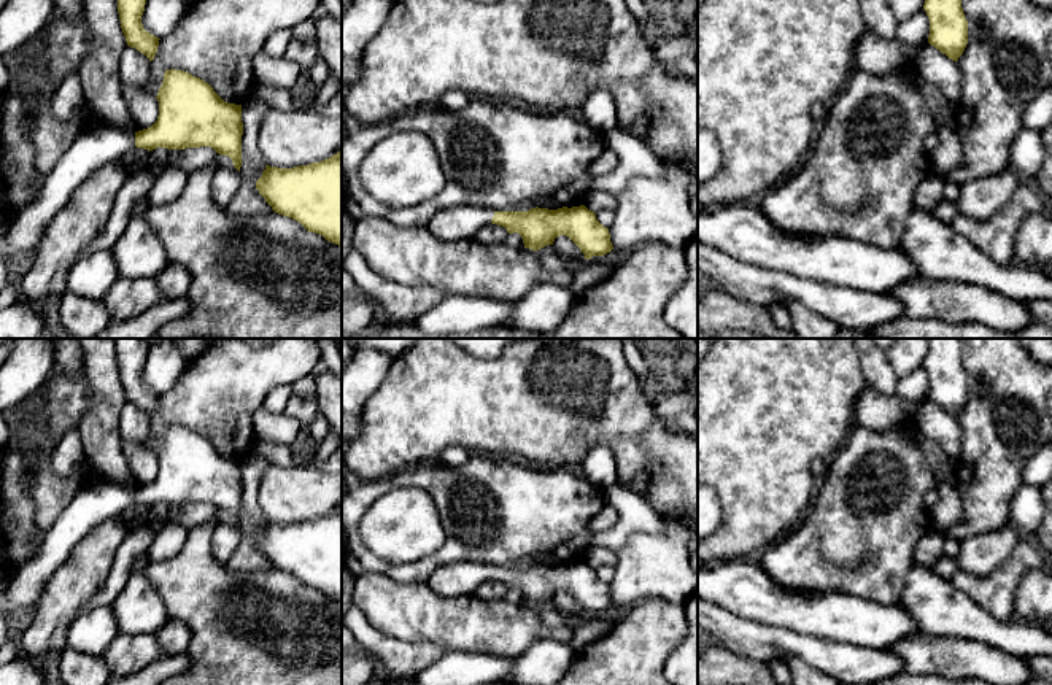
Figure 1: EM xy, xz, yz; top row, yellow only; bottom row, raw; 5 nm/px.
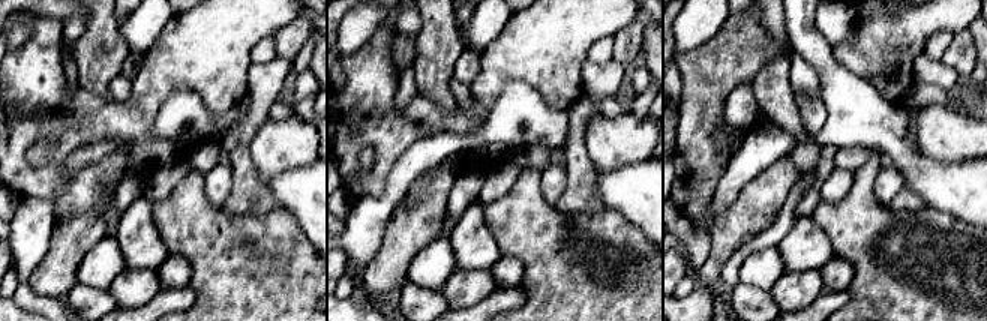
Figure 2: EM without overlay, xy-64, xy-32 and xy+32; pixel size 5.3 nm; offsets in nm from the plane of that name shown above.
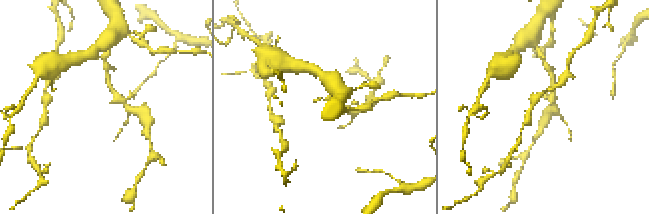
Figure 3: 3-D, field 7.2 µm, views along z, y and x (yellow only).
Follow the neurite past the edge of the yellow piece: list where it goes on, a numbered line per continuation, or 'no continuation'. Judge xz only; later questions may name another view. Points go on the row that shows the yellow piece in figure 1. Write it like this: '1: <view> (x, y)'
1: xz (456, 223)

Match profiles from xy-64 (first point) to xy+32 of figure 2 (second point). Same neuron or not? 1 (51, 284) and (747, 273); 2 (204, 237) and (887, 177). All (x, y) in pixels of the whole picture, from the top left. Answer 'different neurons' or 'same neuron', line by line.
1: different neurons
2: different neurons

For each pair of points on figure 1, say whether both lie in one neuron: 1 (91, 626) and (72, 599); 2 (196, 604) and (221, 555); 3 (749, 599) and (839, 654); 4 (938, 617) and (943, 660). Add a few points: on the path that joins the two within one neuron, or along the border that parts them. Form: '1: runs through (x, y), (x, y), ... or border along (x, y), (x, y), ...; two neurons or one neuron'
1: border along (81, 614), (70, 625); two neurons
2: border along (218, 523), (210, 539), (210, 552), (224, 565); two neurons
3: border along (771, 625), (844, 642); two neurons
4: border along (919, 631), (968, 638), (976, 642); two neurons

